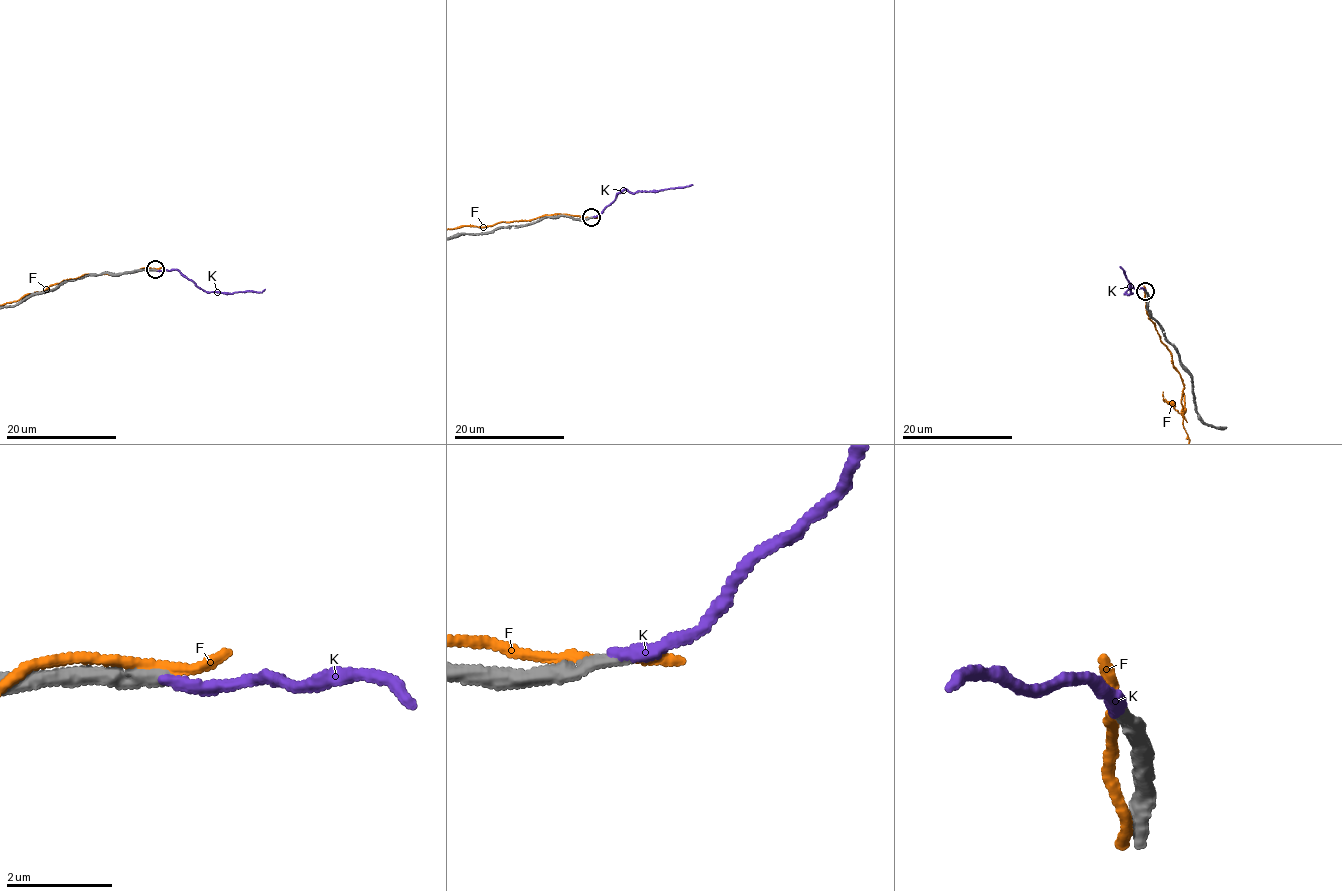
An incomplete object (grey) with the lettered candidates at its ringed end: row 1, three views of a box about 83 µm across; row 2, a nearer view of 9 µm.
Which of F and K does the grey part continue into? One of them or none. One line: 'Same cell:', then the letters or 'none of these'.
Same cell: none of these

